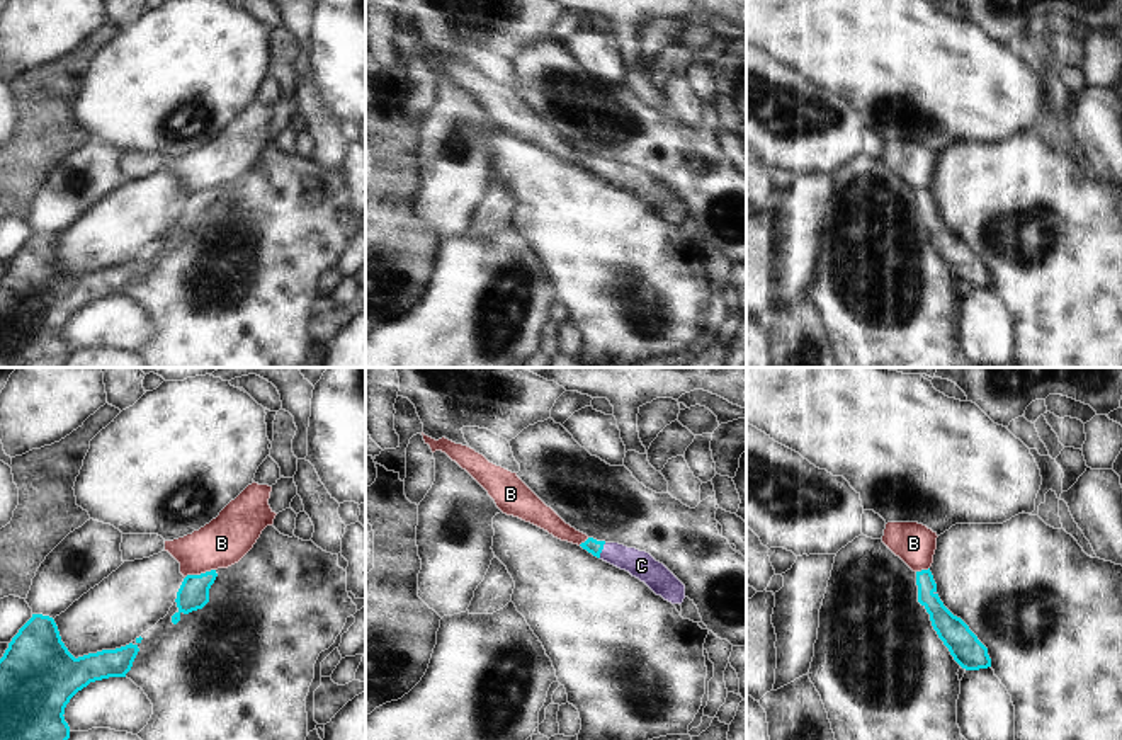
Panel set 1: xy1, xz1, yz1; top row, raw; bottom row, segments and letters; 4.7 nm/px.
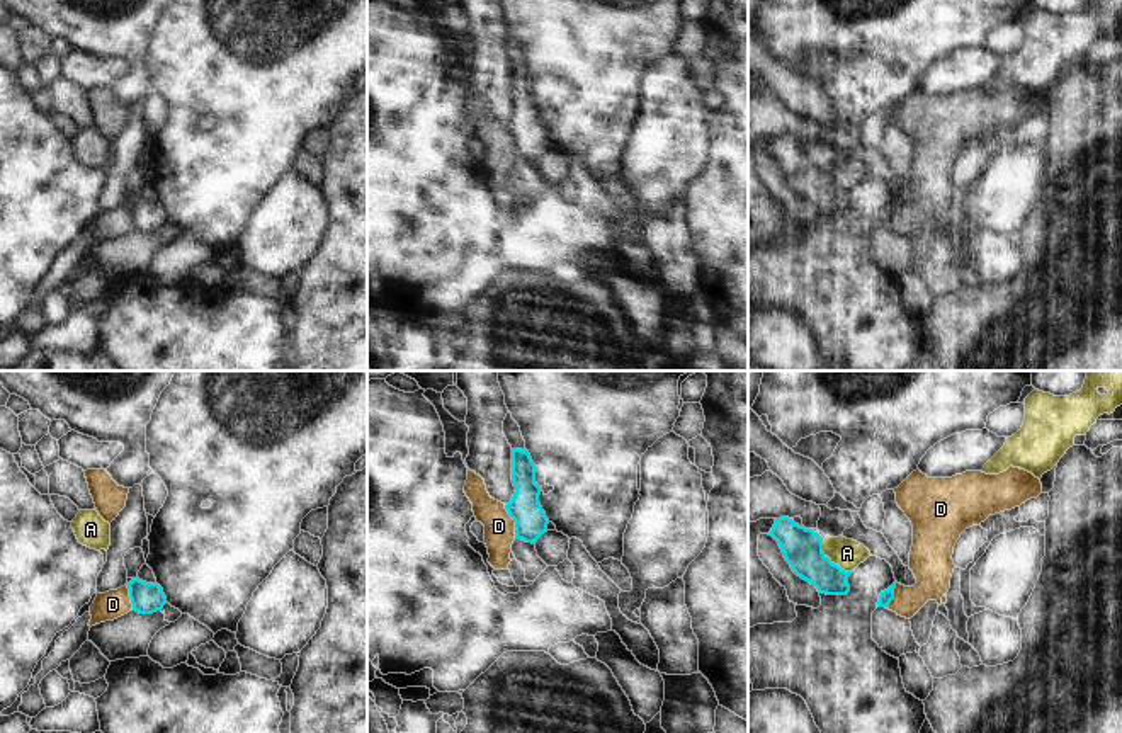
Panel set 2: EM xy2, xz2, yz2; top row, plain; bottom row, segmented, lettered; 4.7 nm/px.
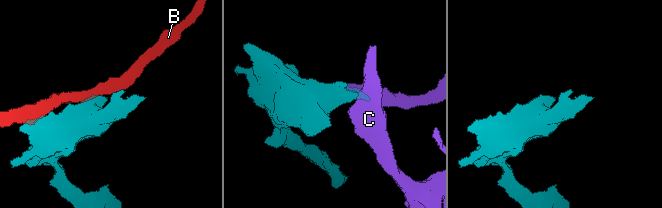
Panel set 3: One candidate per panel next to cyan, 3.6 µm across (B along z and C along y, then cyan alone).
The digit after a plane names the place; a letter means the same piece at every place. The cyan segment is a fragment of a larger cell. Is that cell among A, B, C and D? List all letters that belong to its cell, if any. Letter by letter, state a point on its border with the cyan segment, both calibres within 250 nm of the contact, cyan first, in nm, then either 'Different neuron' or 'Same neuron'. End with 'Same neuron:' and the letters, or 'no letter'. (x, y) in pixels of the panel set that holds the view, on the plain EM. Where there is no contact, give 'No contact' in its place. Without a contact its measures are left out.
A: Touches cyan at yz2 (830, 179). Thickness 190 nm (cyan) against 140 nm. Different neuron
B: Touches cyan at xy1 (201, 193). Thickness 140 nm (cyan) against 220 nm. Different neuron
C: Touches cyan at xz1 (602, 167). Thickness 70 nm (cyan) against 130 nm. Same neuron
D: Touches cyan at xz2 (515, 142). Thickness 160 nm (cyan) against 140 nm. Different neuron
Same neuron: C

